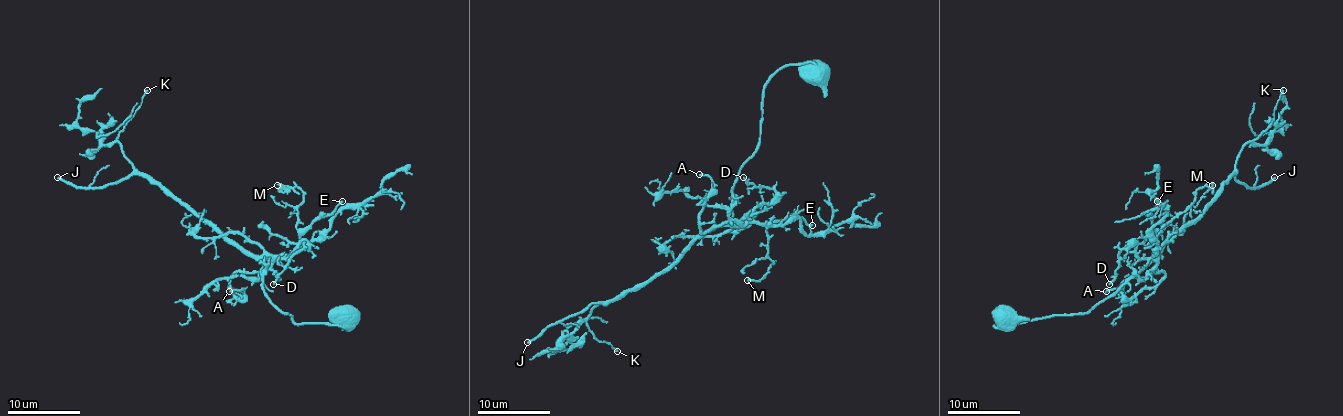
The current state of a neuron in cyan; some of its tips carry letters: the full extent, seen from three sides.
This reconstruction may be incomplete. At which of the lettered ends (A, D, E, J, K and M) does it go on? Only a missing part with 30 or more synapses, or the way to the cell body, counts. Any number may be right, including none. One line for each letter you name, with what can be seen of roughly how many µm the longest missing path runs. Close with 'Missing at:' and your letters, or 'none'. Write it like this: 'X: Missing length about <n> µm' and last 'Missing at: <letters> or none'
J: Missing length about 130 µm
Missing at: J

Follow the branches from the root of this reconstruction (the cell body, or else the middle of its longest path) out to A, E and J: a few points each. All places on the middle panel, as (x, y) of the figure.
A: (701, 236), (723, 225), (739, 225), (723, 221), (701, 231), (699, 212), (714, 181), (699, 174)
E: (701, 236), (723, 223), (770, 225), (790, 218), (801, 218), (812, 225)
J: (701, 236), (668, 267), (646, 282), (637, 284), (608, 302), (593, 302), (578, 313), (549, 324), (527, 342)

